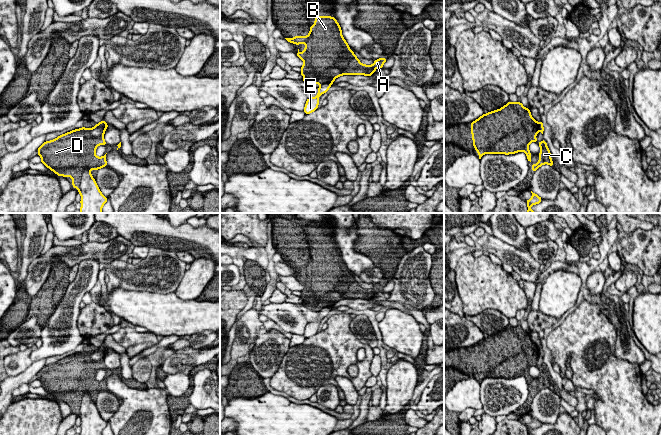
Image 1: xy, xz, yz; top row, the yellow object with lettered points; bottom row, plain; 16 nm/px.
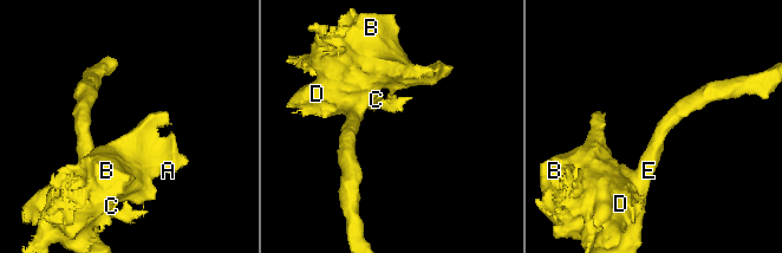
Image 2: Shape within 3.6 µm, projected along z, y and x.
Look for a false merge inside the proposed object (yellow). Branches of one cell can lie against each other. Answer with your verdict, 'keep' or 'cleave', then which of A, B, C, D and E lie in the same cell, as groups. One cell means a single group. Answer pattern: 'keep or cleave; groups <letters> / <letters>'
cleave; groups A B C D / E

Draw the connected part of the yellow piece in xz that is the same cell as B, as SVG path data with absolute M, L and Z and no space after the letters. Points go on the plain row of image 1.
M317 240L314 245L314 249L310 250L310 256L307 260L294 260L293 262L285 262L288 266L298 268L305 268L305 273L302 277L298 276L296 279L304 286L301 291L300 298L304 301L303 306L316 307L316 308L333 308L334 304L342 299L365 299L372 300L377 292L383 293L383 288L386 286L387 282L379 282L374 285L372 289L362 288L359 283L356 281L354 276L349 272L346 264L342 260L342 255L339 247L335 241L331 240Z

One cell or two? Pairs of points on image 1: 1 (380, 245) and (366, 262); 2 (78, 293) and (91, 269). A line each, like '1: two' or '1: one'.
1: two
2: one

